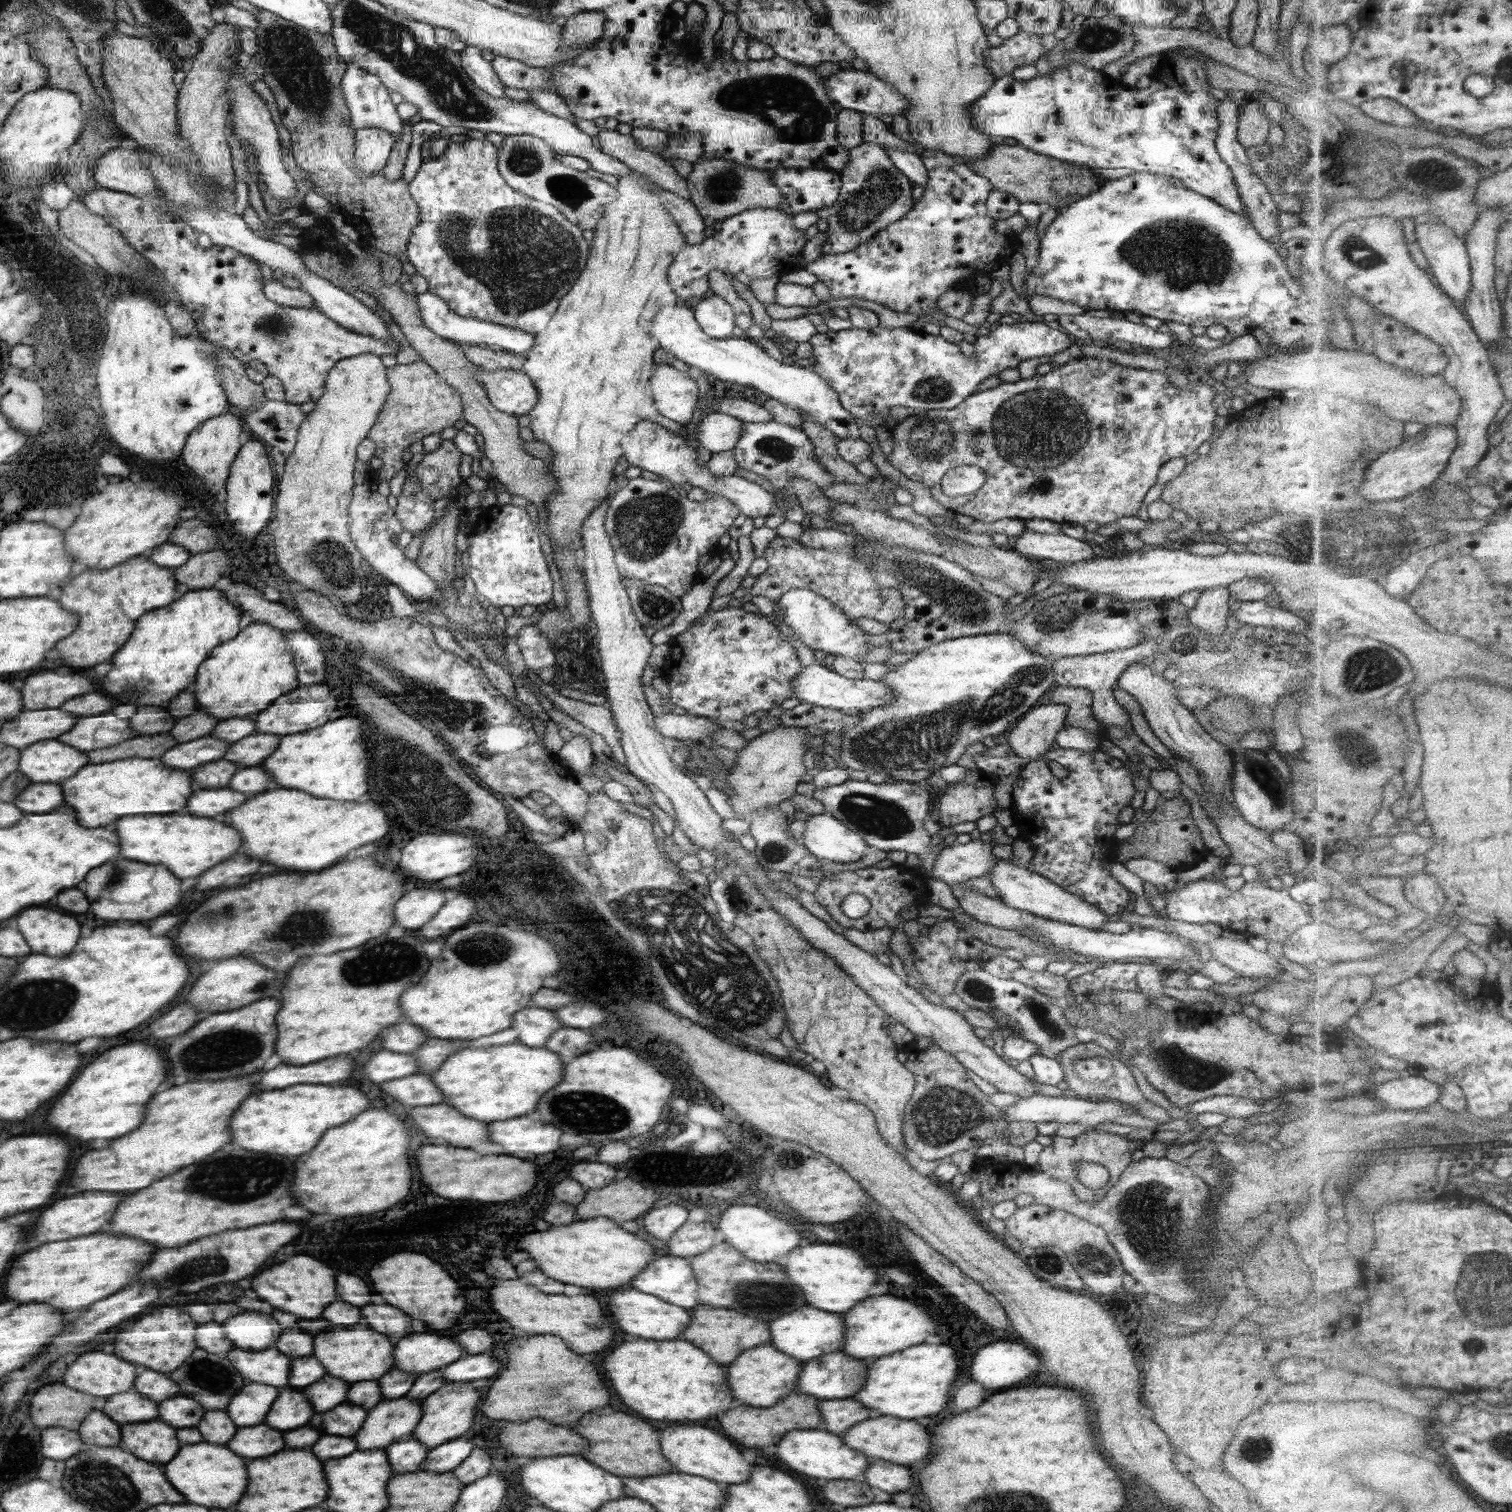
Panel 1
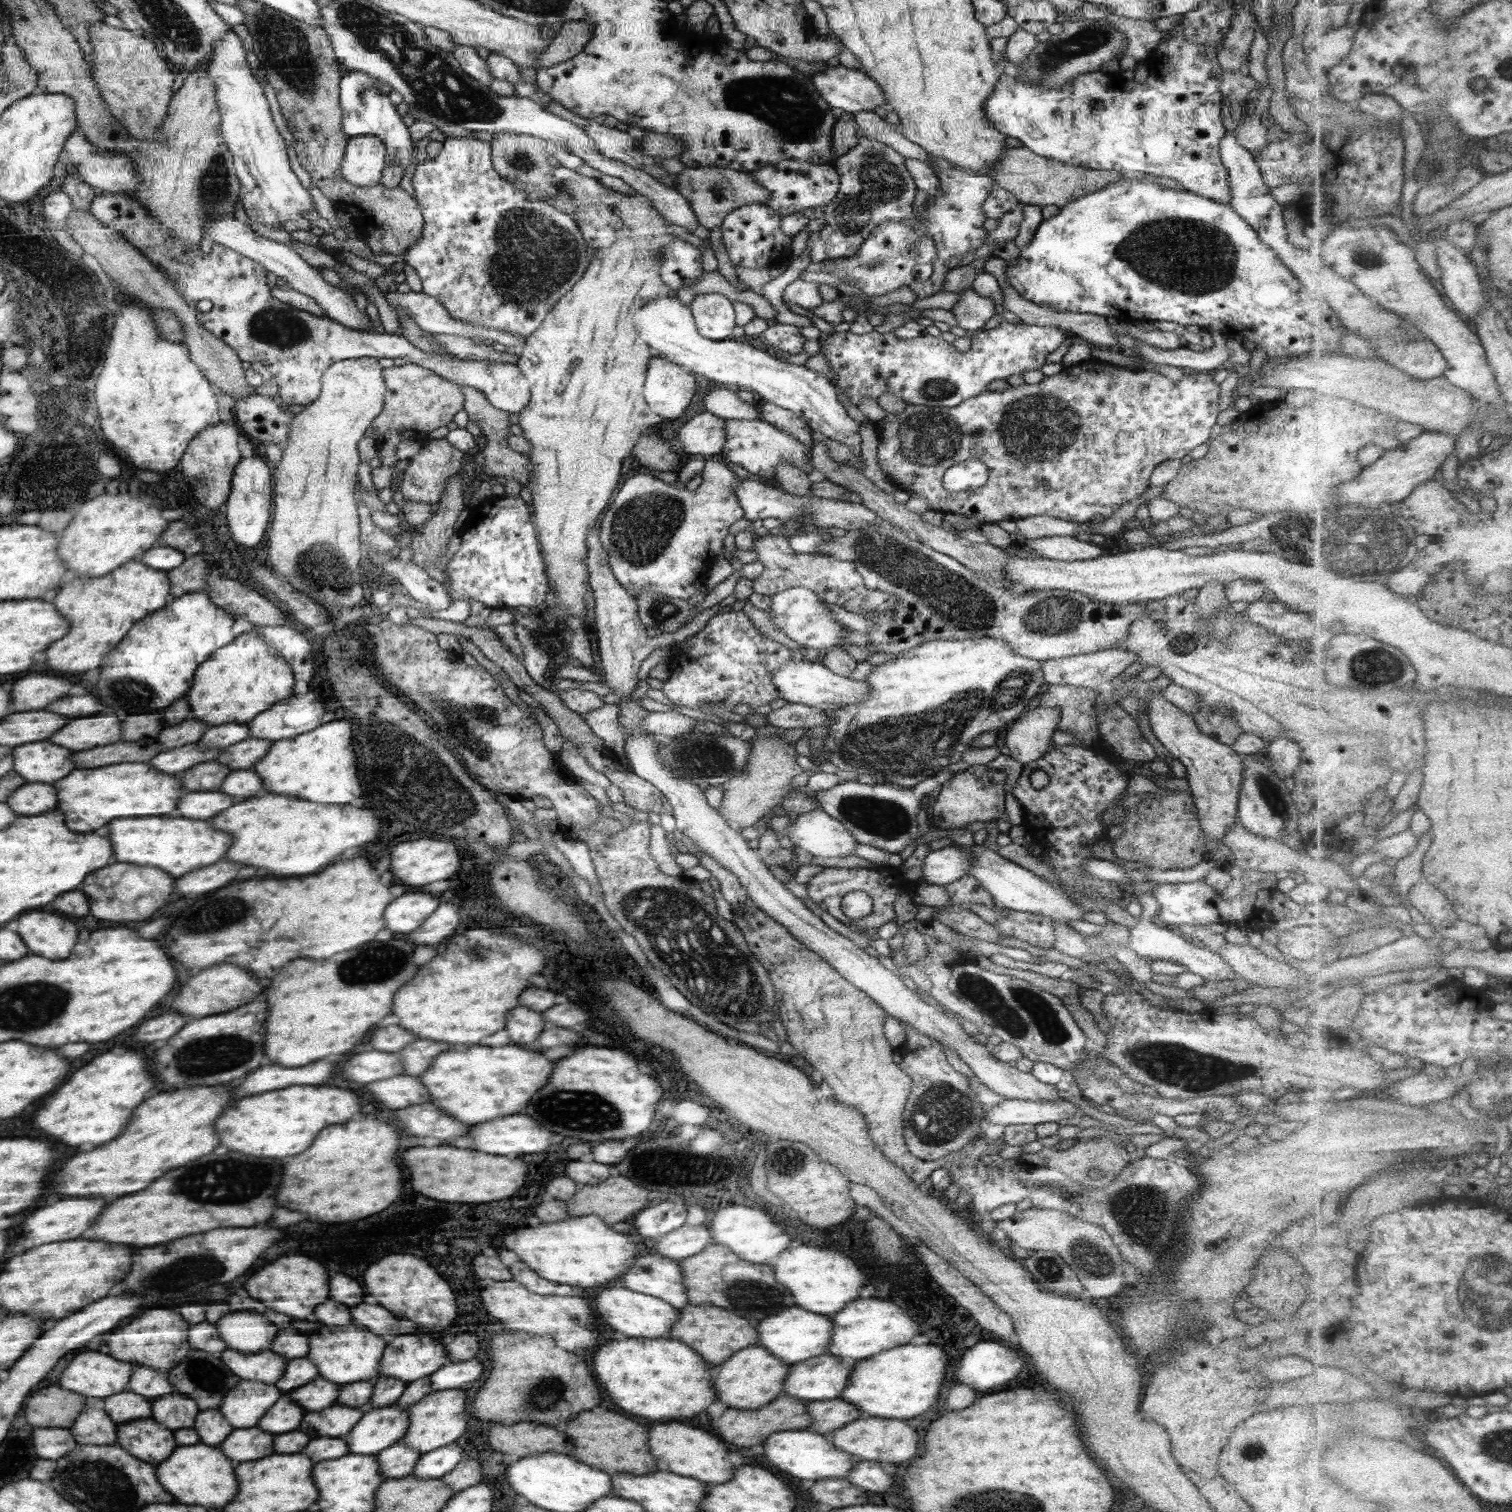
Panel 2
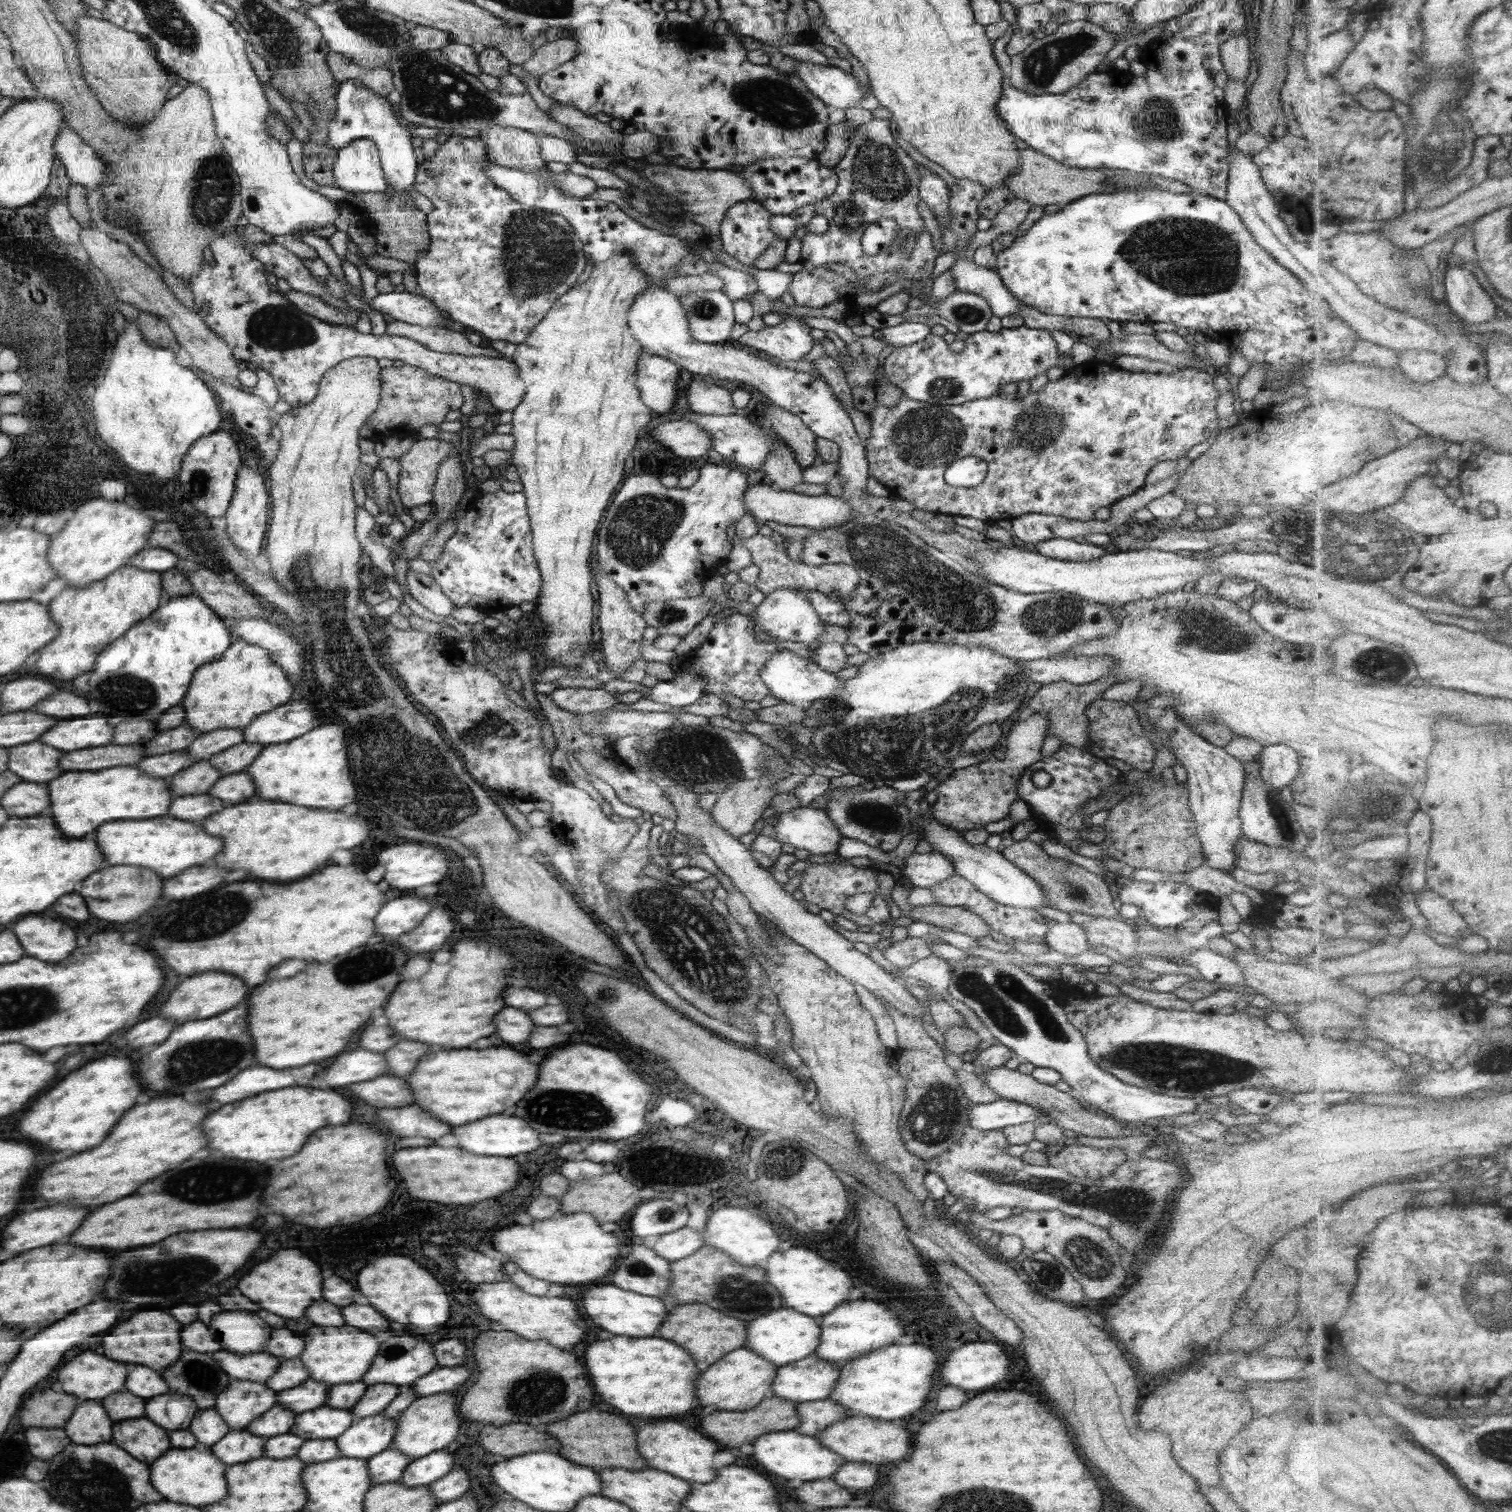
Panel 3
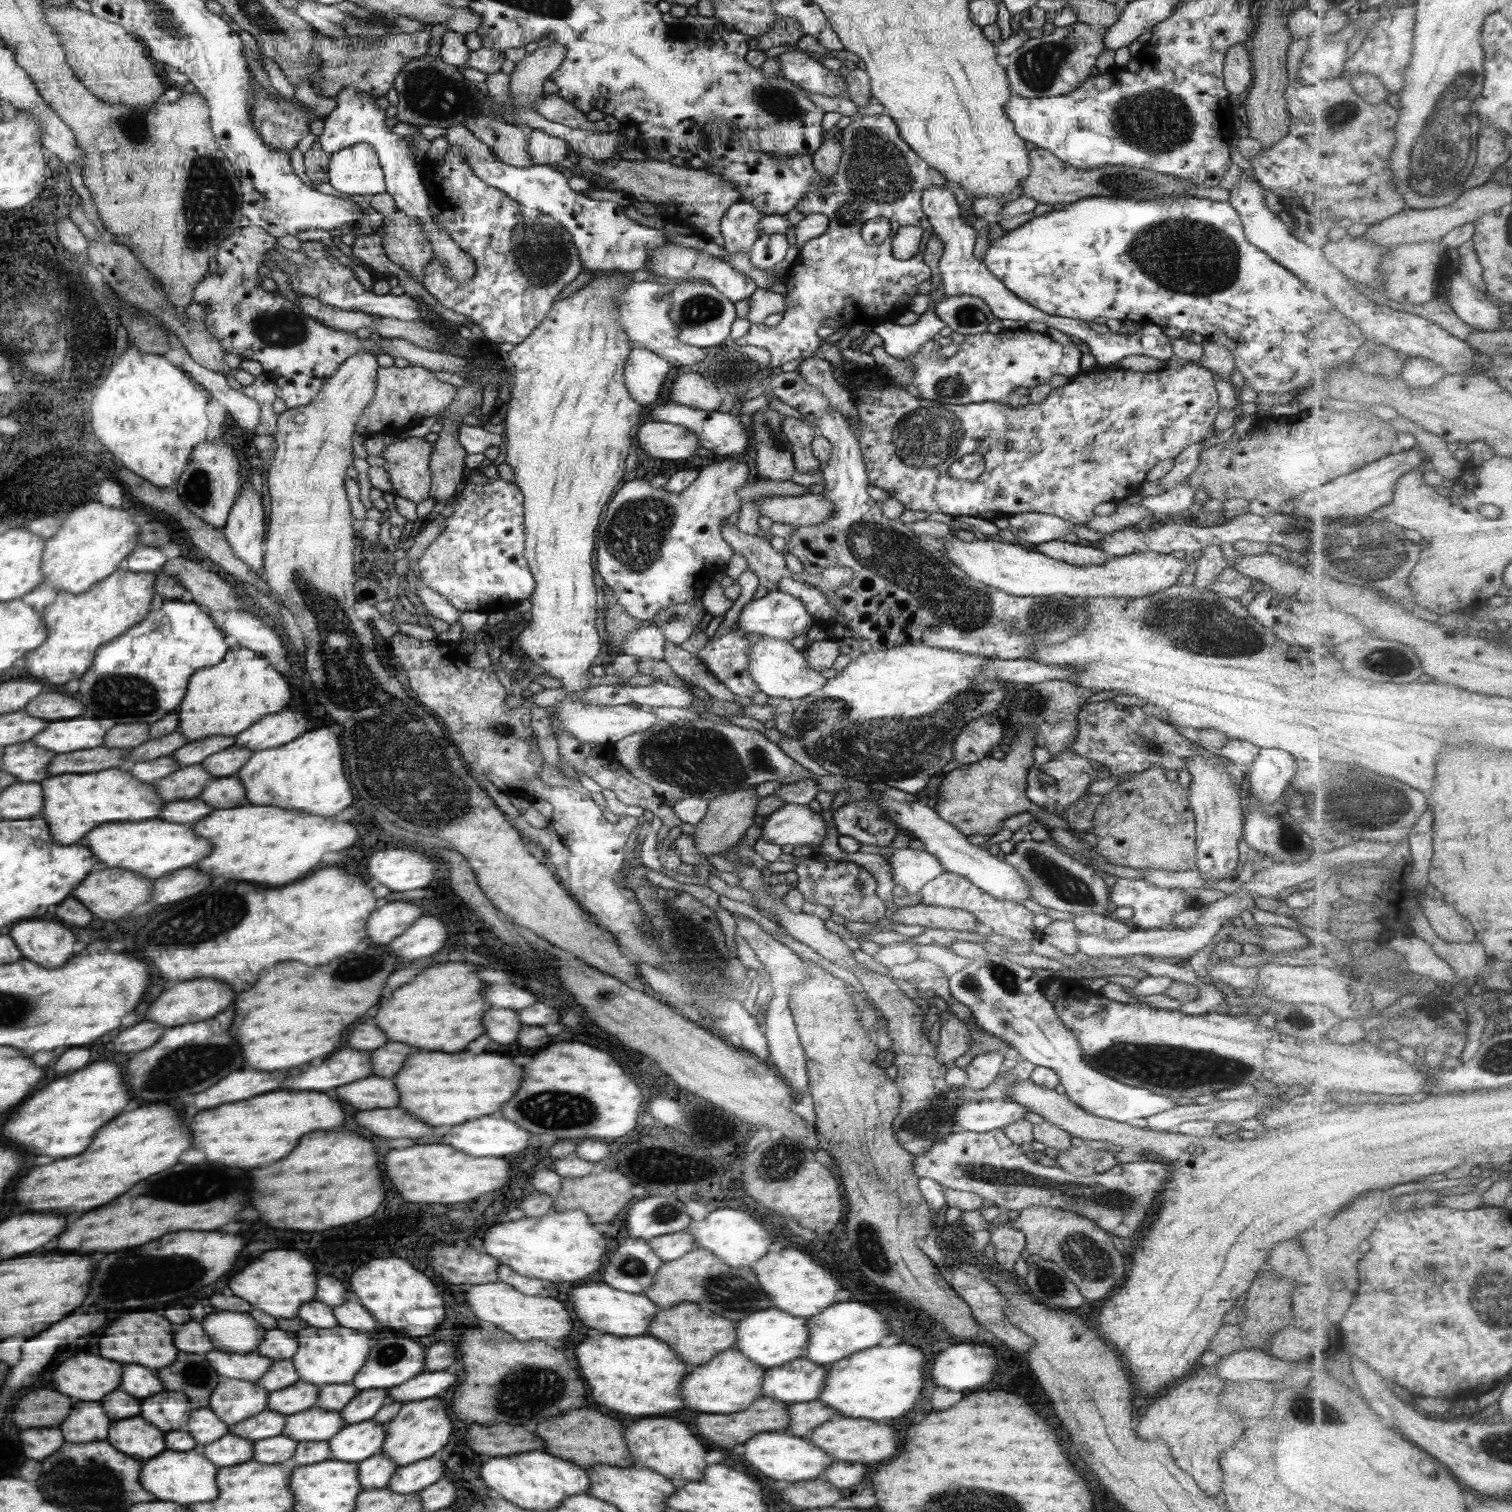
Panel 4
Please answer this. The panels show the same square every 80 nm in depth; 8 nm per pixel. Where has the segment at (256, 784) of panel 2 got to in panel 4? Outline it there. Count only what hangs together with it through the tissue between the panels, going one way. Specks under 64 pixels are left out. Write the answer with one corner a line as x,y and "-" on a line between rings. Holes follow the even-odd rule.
236,774
229,777
213,777
204,787
200,800
215,809
248,806
243,780

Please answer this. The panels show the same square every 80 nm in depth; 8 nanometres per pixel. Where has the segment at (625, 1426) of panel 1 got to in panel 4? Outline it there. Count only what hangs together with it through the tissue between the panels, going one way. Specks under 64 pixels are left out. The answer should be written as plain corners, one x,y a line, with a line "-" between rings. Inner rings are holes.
580,1408
580,1410
570,1410
566,1414
560,1414
550,1420
538,1422
536,1434
546,1442
548,1453
558,1458
566,1458
576,1466
587,1468
595,1464
604,1464
608,1466
632,1467
635,1460
632,1460
632,1454
628,1452
626,1440
624,1440
624,1426
622,1422
590,1408

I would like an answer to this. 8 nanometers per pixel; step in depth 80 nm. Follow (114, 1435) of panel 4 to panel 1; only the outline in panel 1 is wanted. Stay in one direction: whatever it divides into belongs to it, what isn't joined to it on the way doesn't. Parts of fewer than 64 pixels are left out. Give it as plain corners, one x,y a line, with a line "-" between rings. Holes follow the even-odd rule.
160,1420
122,1426
122,1434
126,1434
126,1450
148,1462
168,1464
182,1445
177,1429

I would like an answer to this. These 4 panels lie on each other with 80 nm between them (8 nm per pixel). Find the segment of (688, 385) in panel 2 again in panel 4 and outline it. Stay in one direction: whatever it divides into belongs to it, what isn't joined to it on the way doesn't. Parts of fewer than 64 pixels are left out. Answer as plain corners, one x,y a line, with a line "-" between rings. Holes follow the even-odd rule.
631,342
631,353
628,355
626,366
624,367
625,383
632,395
632,398
643,407
652,407
654,404
663,402
666,382
670,376
673,364
665,358
654,354
651,350
639,348

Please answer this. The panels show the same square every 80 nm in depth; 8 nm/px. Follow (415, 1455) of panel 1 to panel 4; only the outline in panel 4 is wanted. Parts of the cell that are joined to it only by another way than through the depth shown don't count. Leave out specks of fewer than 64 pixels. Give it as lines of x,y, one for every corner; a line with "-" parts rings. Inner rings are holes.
382,1452
361,1460
358,1462
361,1486
366,1490
388,1487
398,1467
398,1463

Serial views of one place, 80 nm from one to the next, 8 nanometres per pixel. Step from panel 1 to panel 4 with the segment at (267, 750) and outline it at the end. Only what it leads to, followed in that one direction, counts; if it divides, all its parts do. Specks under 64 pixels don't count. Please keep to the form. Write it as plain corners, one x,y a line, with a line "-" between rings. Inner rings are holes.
232,745
211,754
201,764
214,777
229,777
236,775
252,755
253,750

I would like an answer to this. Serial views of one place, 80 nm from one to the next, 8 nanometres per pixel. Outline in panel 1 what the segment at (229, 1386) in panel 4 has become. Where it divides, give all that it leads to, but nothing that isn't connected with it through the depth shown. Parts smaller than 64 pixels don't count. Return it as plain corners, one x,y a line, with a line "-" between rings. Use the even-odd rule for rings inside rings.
247,1382
241,1392
233,1397
234,1400
229,1402
230,1408
226,1408
225,1411
239,1427
262,1424
268,1414
268,1408
278,1396
278,1388

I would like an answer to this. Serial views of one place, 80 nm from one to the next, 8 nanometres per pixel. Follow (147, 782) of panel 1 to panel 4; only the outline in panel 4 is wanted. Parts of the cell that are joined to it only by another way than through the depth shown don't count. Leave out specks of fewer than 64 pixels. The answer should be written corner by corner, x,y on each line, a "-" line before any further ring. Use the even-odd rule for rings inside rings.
112,768
112,770
102,770
96,774
62,774
62,776
52,776
42,782
44,788
44,810
46,810
46,822
50,822
50,832
54,834
56,842
62,844
76,844
90,832
96,824
102,822
138,822
138,820
150,820
156,818
162,810
162,798
158,796
156,788
152,784
136,780
130,772

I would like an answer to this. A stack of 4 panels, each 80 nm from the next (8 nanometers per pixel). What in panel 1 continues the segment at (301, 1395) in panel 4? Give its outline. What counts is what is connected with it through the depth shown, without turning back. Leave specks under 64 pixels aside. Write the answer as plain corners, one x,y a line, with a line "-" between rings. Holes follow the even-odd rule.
326,1374
322,1380
309,1384
303,1390
314,1406
315,1412
318,1413
332,1410
335,1406
348,1402
347,1394
351,1385
350,1381
332,1378

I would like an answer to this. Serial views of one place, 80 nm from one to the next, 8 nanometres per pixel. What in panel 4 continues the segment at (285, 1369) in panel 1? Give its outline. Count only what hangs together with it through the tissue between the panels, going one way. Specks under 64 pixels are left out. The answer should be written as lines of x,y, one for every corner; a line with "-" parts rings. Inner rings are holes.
217,1348
204,1354
210,1366
213,1366
221,1377
257,1383
272,1366
273,1360
260,1353
236,1354
222,1352

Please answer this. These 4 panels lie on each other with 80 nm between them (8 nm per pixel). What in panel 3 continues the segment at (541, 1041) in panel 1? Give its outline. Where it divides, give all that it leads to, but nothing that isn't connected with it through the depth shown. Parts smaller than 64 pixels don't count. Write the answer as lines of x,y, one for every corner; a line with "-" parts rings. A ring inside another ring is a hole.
504,1008
502,1014
498,1016
498,1036
506,1044
522,1044
530,1038
534,1030
534,1022
530,1020
528,1012
520,1008

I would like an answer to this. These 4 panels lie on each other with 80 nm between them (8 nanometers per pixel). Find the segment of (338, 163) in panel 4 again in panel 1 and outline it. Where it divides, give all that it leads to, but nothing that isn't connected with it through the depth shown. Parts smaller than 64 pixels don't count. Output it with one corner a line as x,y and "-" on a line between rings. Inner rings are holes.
378,127
356,130
355,165
366,175
383,170
396,147
395,136

